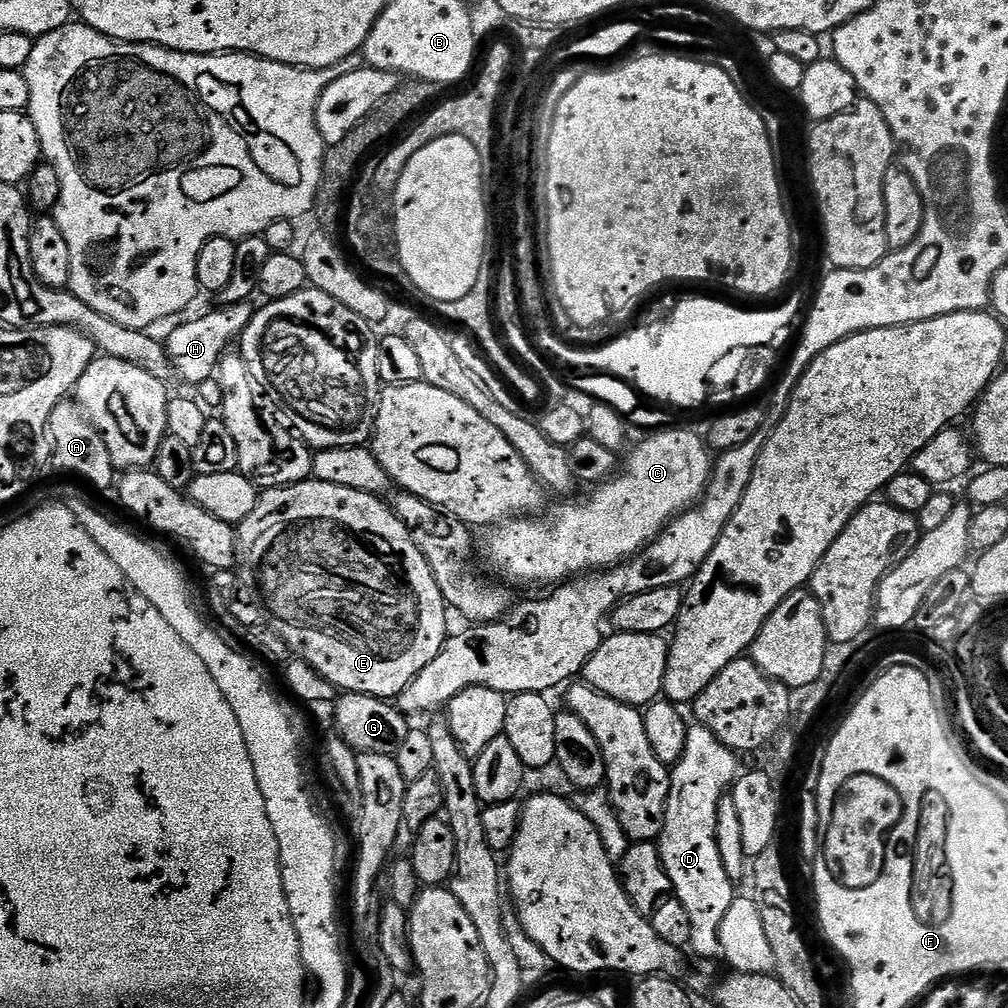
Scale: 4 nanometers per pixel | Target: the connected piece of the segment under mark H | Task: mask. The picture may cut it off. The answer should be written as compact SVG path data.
M247 300L220 306L217 309L217 312L208 312L205 316L198 317L197 320L185 319L176 327L174 334L170 334L170 338L166 342L168 357L177 377L181 381L184 379L192 386L198 386L217 375L224 353L239 341L246 326L252 321L254 311L253 305Z

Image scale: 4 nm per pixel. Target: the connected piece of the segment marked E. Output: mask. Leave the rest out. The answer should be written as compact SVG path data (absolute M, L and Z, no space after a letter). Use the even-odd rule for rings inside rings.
M309 478L300 484L287 484L285 488L265 488L261 491L254 511L244 519L236 528L236 562L238 565L238 580L250 595L260 595L260 604L263 611L270 616L273 612L280 612L288 624L300 624L300 632L304 632L304 624L308 624L308 632L312 628L320 628L328 640L328 648L320 648L324 656L328 656L328 664L320 664L320 668L328 668L328 672L336 672L330 683L338 690L344 692L361 692L367 696L378 696L381 698L396 698L406 690L406 686L415 678L419 672L442 650L444 641L450 635L448 629L449 605L446 603L442 590L418 546L414 542L412 532L406 530L406 526L396 517L387 503L384 504L379 495L370 492L359 492L350 490L346 486L334 486L330 482L322 482L315 478Z

